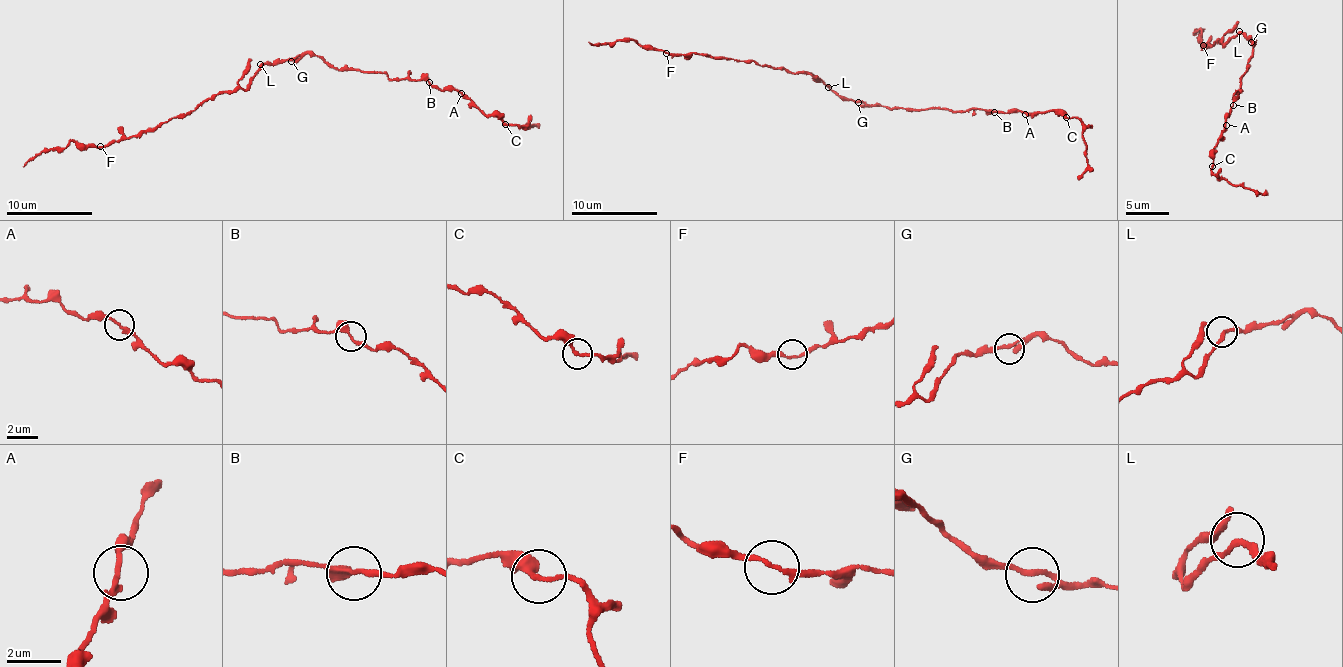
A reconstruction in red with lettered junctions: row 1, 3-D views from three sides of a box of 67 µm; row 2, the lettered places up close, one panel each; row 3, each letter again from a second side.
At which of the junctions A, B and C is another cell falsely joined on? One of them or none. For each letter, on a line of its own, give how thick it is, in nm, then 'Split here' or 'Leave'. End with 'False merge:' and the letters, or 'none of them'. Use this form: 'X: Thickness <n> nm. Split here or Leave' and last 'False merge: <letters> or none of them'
A: Thickness 190 nm. Leave
B: Thickness 220 nm. Leave
C: Thickness 190 nm. Leave
False merge: none of them

